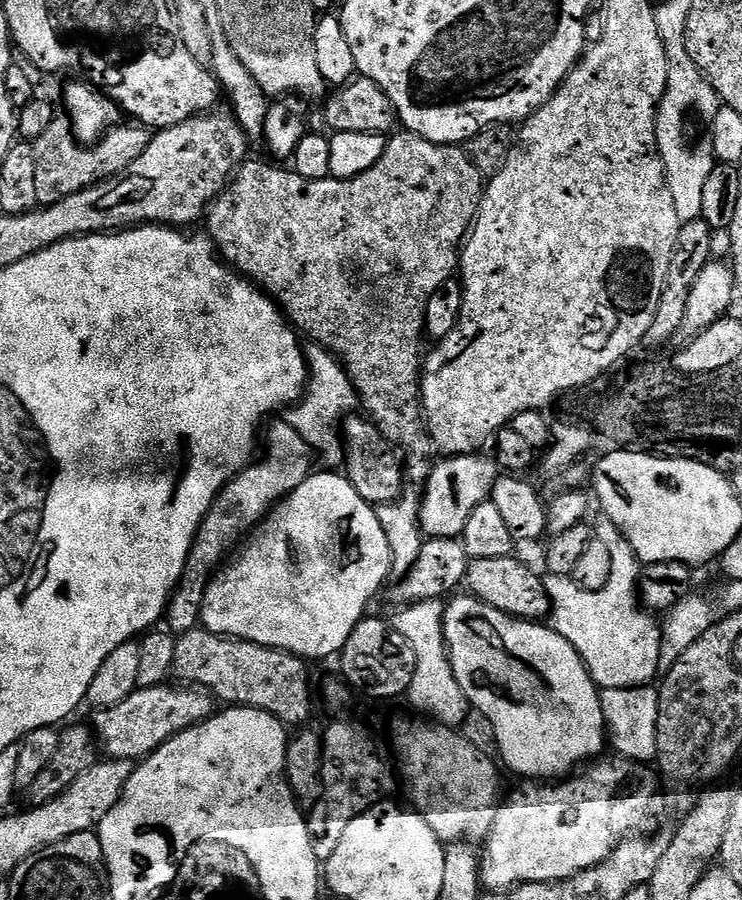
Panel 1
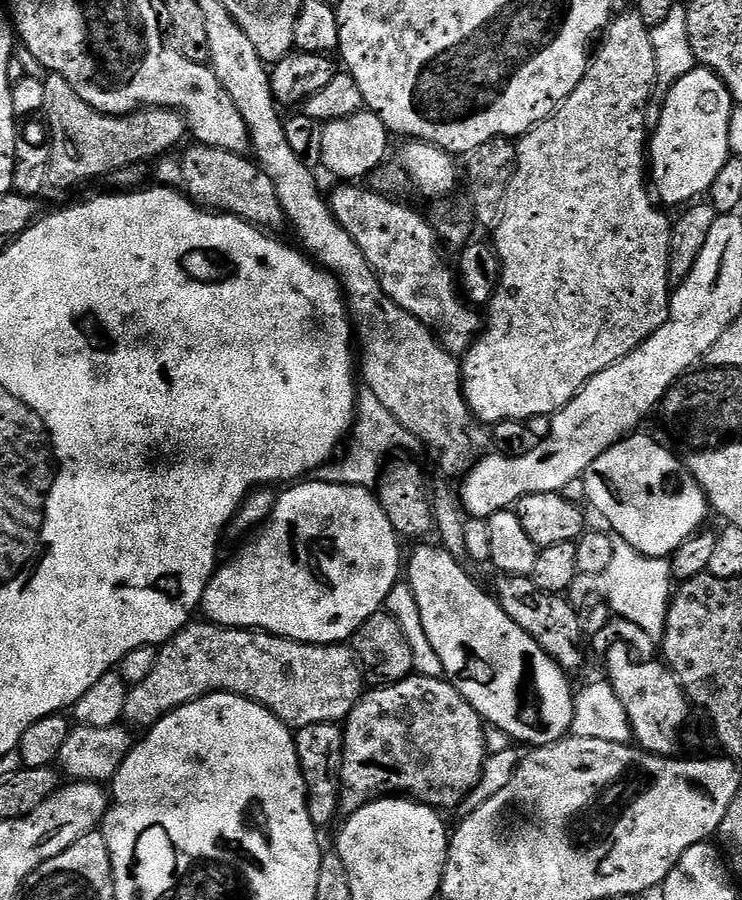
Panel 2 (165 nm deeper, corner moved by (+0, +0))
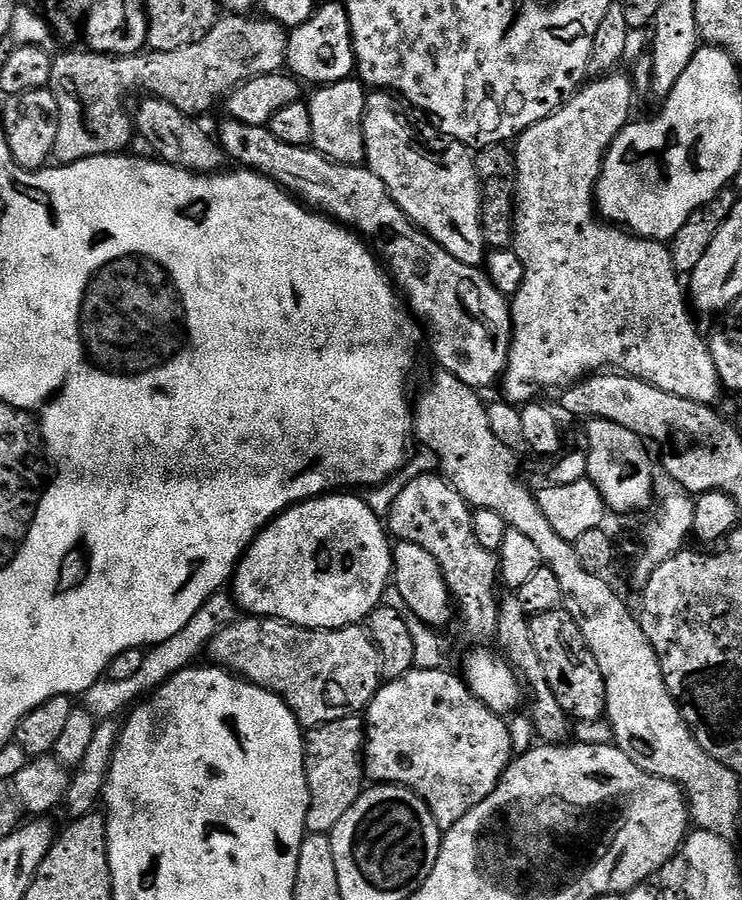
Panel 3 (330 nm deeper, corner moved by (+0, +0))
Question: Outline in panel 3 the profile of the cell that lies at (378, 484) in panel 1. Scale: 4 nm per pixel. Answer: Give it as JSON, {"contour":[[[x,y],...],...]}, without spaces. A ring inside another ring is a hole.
{"contour":[[[431,474],[415,478],[415,480],[410,482],[410,484],[402,490],[402,494],[399,494],[398,498],[395,498],[394,504],[390,506],[390,512],[386,517],[386,528],[397,541],[405,544],[413,544],[414,546],[422,546],[422,550],[426,550],[426,554],[430,554],[438,562],[438,566],[444,575],[448,592],[452,595],[455,611],[458,613],[458,624],[460,620],[461,626],[464,627],[465,634],[468,635],[470,639],[476,640],[472,642],[488,642],[484,640],[491,641],[493,637],[495,637],[496,623],[498,622],[498,606],[500,605],[500,601],[498,599],[498,591],[496,592],[496,584],[498,588],[498,581],[500,580],[500,561],[497,553],[491,552],[490,550],[482,550],[482,546],[478,546],[478,538],[474,538],[472,514],[473,509],[468,507],[468,504],[462,498],[462,494],[458,494],[458,490],[454,490],[454,486],[449,484],[448,481],[444,479],[443,475]]]}

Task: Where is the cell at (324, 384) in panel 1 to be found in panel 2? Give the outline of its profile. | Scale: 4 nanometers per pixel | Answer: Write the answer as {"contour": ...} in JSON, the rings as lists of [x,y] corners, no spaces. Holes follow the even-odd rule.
{"contour":[[[361,389],[357,395],[354,425],[350,430],[350,446],[346,458],[335,459],[313,472],[316,481],[334,485],[354,485],[371,489],[379,483],[386,454],[394,450],[414,450],[421,447],[420,440],[408,430],[378,401],[372,391]]]}

